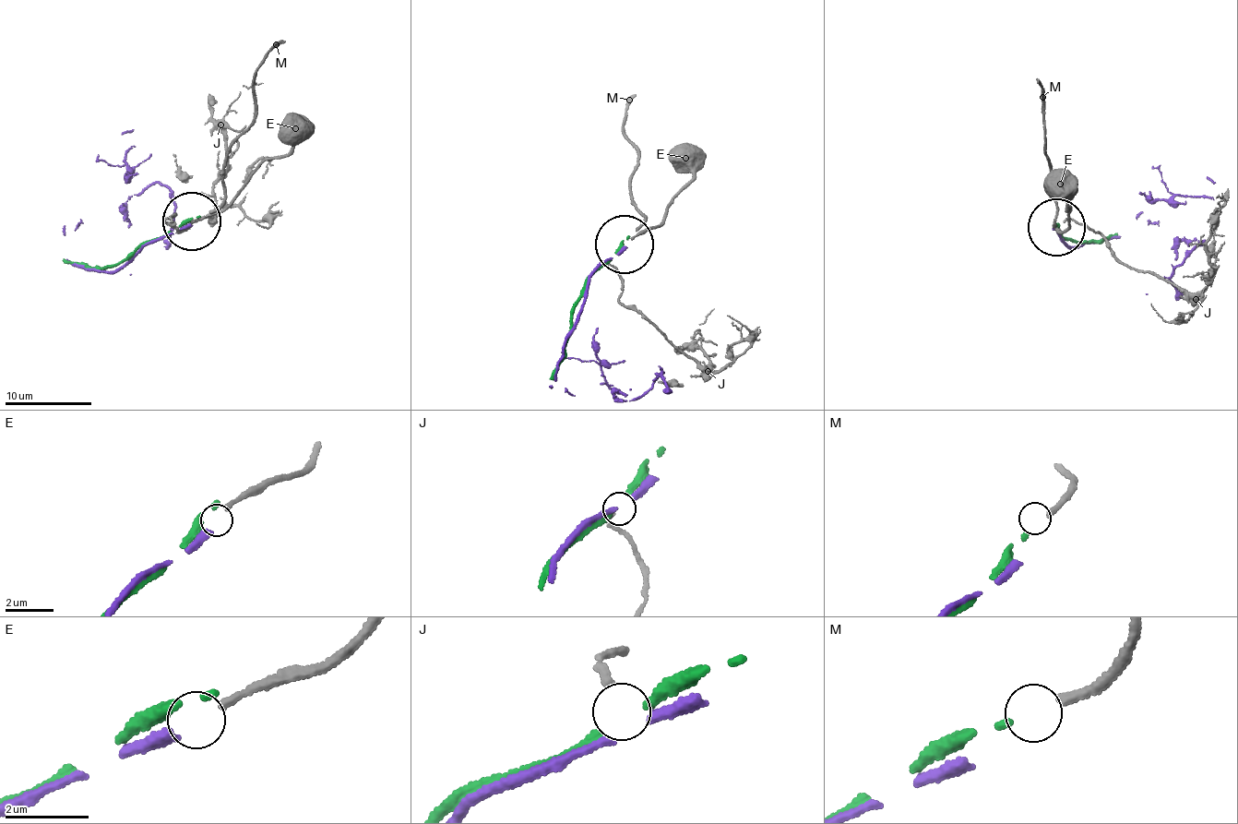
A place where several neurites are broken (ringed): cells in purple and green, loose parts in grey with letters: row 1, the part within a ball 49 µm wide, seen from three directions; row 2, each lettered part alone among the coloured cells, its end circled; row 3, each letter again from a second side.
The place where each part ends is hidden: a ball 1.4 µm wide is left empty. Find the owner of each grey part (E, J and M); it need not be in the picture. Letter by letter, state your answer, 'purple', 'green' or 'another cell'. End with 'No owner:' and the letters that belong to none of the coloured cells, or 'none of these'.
E: purple
J: another cell
M: green
No owner: J

